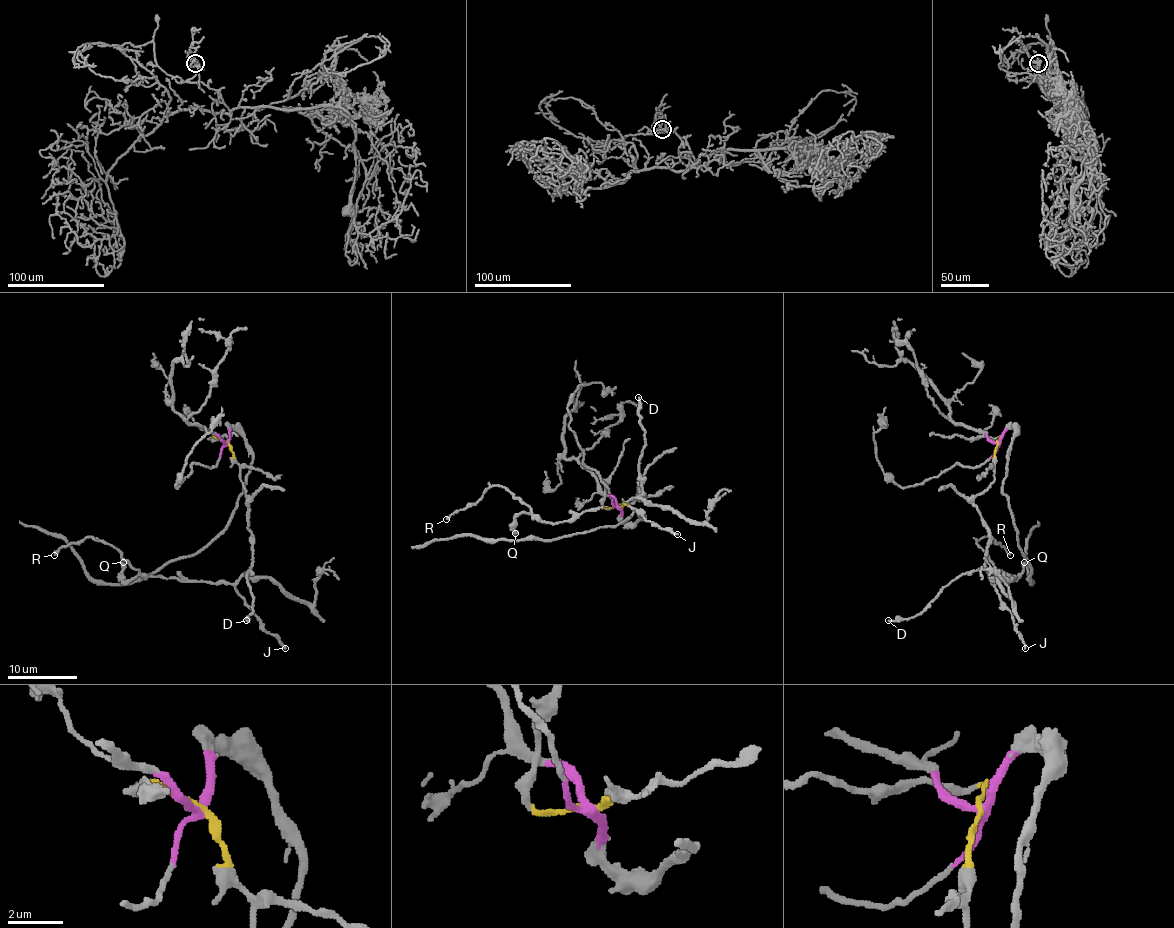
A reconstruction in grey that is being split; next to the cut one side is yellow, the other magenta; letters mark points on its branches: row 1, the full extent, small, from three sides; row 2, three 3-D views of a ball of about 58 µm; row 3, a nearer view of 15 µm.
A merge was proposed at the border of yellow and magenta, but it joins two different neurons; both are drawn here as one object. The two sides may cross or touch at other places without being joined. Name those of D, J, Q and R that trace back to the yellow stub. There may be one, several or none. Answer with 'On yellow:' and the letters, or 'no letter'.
On yellow: D, J, Q, R

